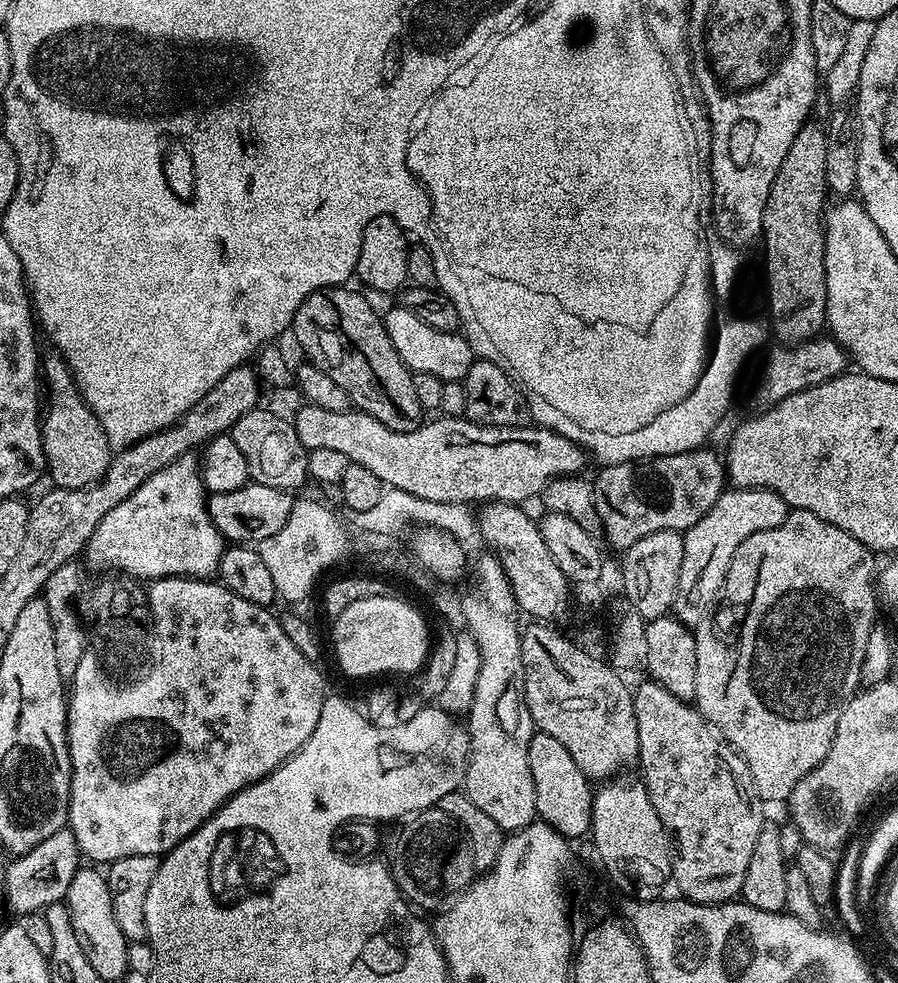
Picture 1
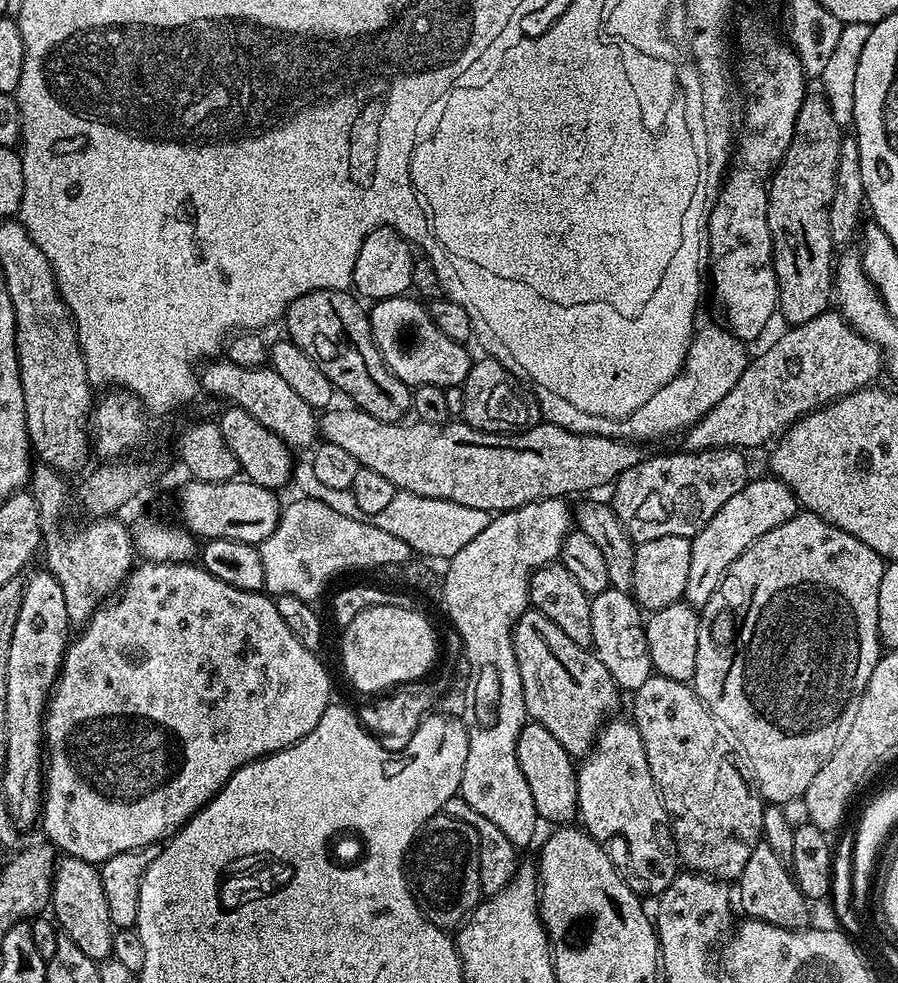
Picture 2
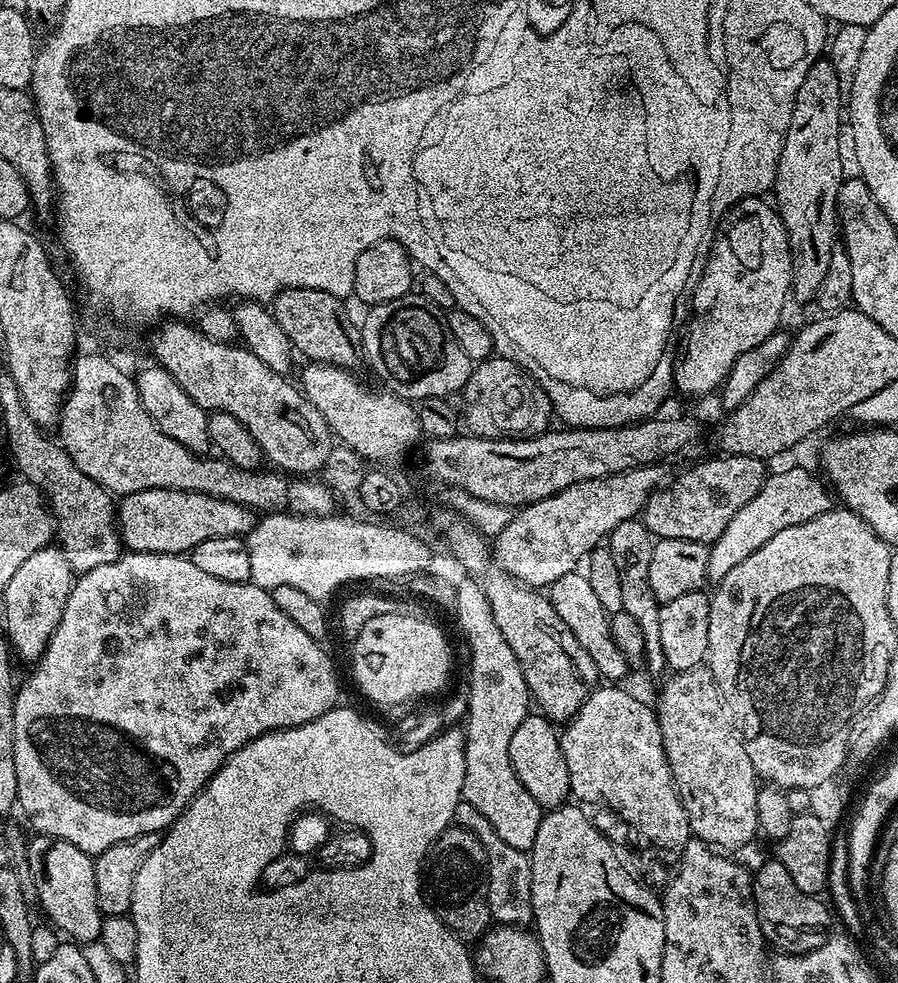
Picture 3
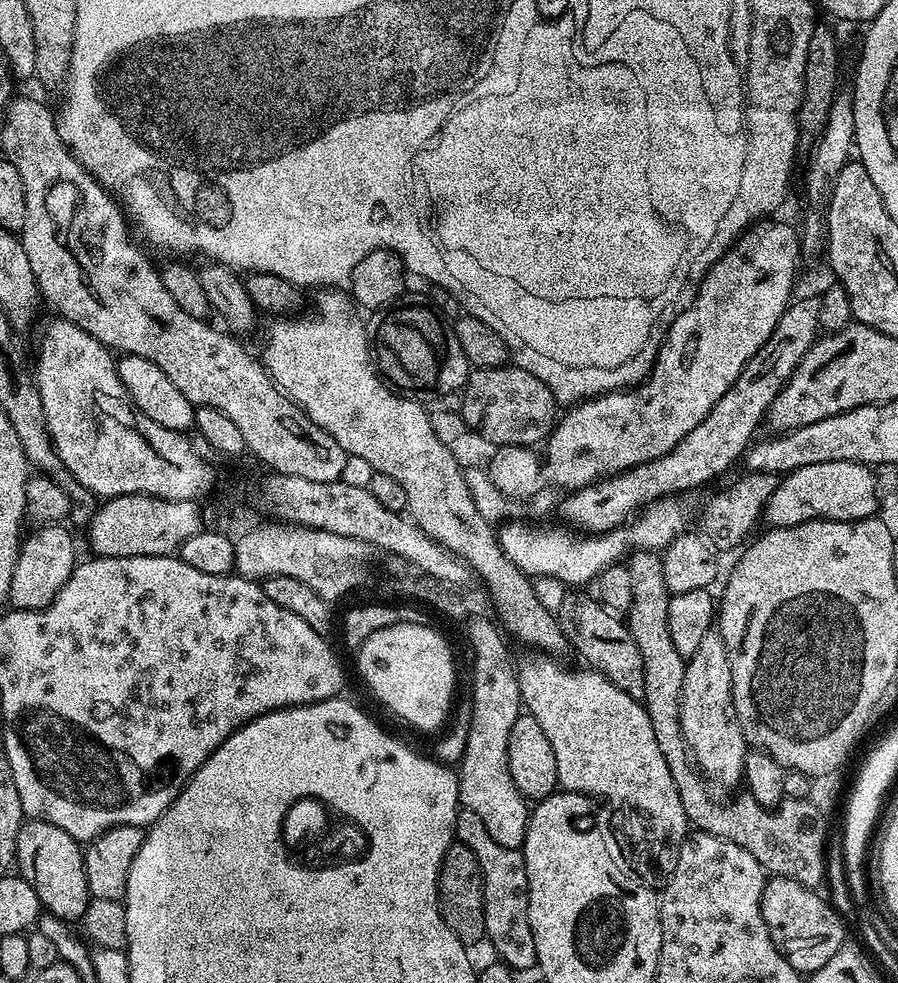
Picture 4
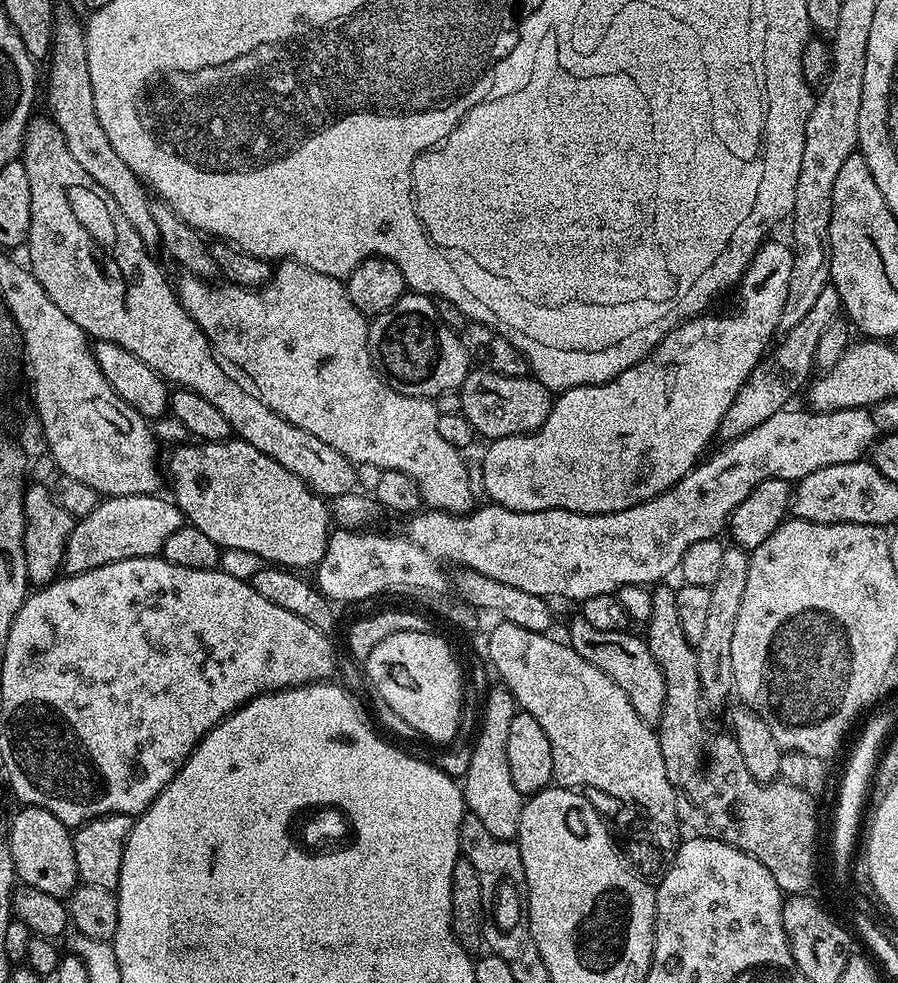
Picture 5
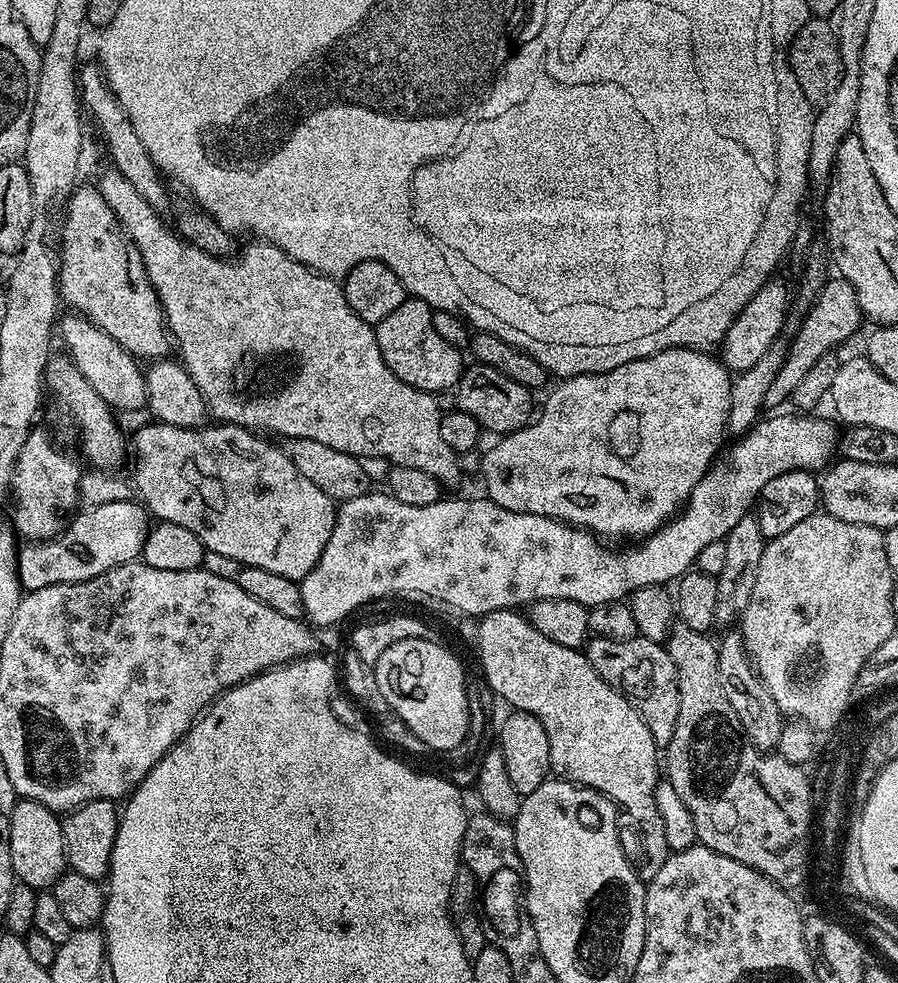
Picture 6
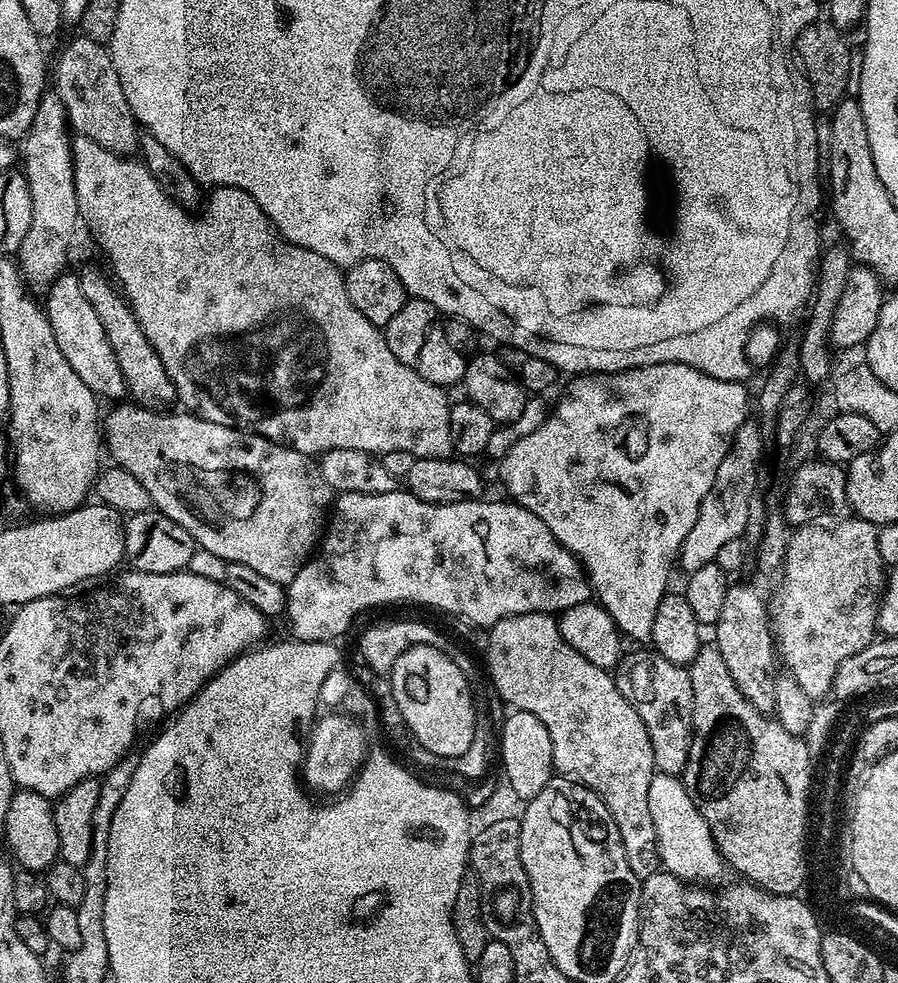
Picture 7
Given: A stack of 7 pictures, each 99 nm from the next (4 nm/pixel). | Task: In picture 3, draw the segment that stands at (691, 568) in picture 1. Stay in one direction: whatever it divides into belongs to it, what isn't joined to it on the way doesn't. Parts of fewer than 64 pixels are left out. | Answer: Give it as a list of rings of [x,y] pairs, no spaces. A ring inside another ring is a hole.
[[[784,468],[773,476],[771,473],[765,479],[764,485],[754,494],[754,498],[750,498],[750,502],[746,502],[746,506],[742,506],[742,510],[738,510],[738,514],[734,514],[730,522],[726,522],[726,530],[722,530],[722,534],[718,534],[718,538],[712,541],[708,548],[708,580],[718,582],[726,578],[726,574],[730,574],[730,570],[734,570],[738,562],[750,558],[750,554],[754,554],[758,546],[766,546],[766,542],[770,542],[774,534],[779,534],[790,526],[798,526],[798,522],[810,522],[810,518],[818,518],[818,514],[826,514],[833,508],[834,496],[829,485],[817,473],[816,476],[804,468]]]

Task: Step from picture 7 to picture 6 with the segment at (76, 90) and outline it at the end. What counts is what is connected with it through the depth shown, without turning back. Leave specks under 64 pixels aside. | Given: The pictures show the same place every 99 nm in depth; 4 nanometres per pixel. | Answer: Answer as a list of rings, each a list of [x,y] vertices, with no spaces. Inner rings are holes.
[[[92,62],[79,69],[78,72],[78,100],[82,105],[83,111],[92,115],[92,120],[96,123],[96,128],[100,131],[100,136],[104,139],[104,144],[108,147],[108,154],[112,158],[111,167],[115,171],[122,174],[122,178],[126,178],[126,182],[130,182],[130,186],[134,186],[134,190],[138,190],[138,194],[142,194],[142,198],[146,198],[146,202],[150,202],[150,206],[155,212],[167,213],[170,208],[170,196],[168,200],[168,188],[164,185],[165,177],[162,175],[156,163],[150,158],[150,154],[146,150],[146,146],[142,146],[142,140],[138,138],[138,134],[134,134],[134,126],[130,126],[130,118],[126,114],[126,110],[122,110],[122,106],[116,101],[116,95],[108,89],[108,79],[104,77],[104,69],[99,63]]]

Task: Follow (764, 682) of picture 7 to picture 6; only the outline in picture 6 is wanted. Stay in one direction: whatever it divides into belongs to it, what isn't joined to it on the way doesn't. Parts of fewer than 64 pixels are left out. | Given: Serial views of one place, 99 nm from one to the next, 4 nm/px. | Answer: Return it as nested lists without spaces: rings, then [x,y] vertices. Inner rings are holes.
[[[730,630],[717,645],[719,654],[718,672],[719,681],[722,683],[722,690],[726,693],[727,701],[731,709],[738,715],[747,738],[760,751],[773,751],[777,749],[781,730],[784,725],[784,715],[781,709],[774,702],[770,692],[762,682],[760,676],[753,667],[745,650],[744,639],[739,631]]]

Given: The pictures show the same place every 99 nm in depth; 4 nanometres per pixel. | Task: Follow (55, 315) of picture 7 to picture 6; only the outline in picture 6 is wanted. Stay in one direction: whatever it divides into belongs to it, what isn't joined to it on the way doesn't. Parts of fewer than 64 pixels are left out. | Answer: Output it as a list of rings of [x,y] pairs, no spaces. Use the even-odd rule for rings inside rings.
[[[61,315],[58,320],[58,336],[59,339],[60,336],[64,339],[63,351],[72,365],[86,378],[86,382],[90,382],[94,394],[98,394],[98,398],[102,398],[102,402],[106,402],[109,408],[121,413],[143,409],[148,402],[145,369],[138,363],[137,357],[118,346],[118,342],[114,342],[114,338],[106,334],[106,330],[94,326],[94,322],[90,322],[85,316],[67,315]]]

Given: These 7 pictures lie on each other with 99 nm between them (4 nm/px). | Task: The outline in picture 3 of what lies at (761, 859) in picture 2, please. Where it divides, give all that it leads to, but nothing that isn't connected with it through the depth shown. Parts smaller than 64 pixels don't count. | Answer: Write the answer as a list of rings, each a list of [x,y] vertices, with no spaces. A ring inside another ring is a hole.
[[[769,858],[760,869],[755,869],[752,877],[752,905],[756,907],[756,917],[766,929],[766,936],[784,950],[787,944],[793,944],[793,949],[807,950],[826,942],[830,935],[828,929],[829,905],[823,904],[823,899],[807,896],[794,886],[794,878],[782,866],[782,862],[775,858]]]

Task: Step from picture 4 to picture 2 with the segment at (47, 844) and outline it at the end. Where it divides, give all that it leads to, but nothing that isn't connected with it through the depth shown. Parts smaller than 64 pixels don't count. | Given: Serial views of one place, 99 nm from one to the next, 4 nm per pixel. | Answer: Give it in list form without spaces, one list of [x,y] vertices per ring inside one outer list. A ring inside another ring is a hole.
[[[67,855],[57,859],[52,878],[50,912],[59,931],[68,936],[70,942],[74,942],[74,946],[86,954],[86,958],[103,962],[111,957],[114,929],[97,865]]]

